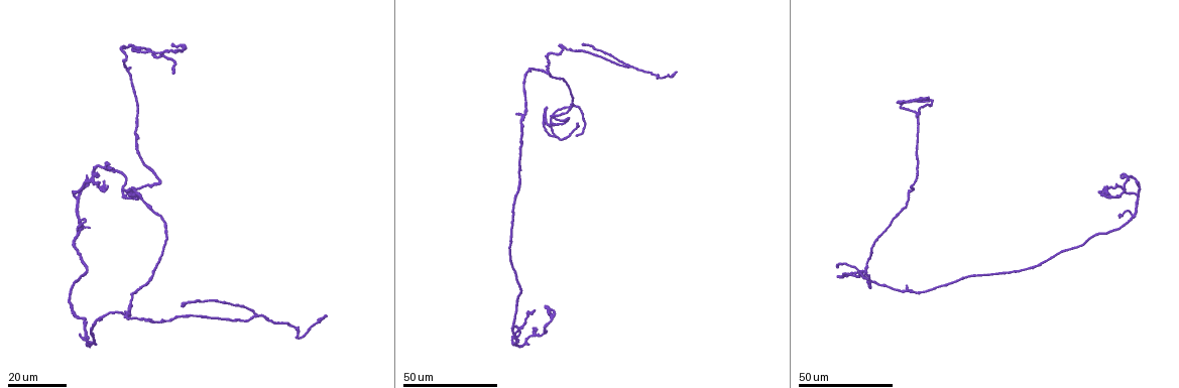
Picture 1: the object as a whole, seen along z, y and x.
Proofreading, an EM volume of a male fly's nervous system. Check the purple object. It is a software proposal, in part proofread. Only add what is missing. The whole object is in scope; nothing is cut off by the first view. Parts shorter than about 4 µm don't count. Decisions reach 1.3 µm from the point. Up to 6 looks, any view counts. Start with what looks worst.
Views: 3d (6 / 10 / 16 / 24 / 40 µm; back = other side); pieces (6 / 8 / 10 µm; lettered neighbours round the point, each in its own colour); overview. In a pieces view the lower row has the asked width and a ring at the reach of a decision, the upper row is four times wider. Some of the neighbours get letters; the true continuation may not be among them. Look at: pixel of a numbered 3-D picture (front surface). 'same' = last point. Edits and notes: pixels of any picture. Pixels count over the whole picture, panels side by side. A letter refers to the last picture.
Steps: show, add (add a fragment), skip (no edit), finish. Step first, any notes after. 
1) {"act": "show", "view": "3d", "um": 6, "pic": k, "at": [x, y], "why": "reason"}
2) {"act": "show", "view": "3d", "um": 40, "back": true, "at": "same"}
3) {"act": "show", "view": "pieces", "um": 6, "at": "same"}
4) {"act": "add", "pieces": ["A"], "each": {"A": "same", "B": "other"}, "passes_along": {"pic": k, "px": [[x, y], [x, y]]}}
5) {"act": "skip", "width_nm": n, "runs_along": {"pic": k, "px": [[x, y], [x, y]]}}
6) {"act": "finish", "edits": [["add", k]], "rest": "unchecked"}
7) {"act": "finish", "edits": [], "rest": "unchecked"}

{"act": "show", "view": "3d", "um": 24, "pic": 1, "at": [324, 316], "why": "an open end"}

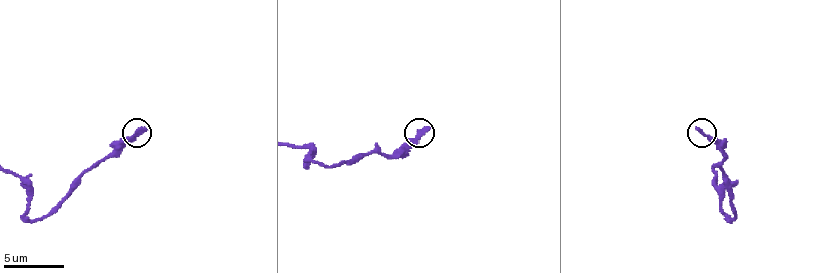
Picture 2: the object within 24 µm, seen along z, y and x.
{"act": "show", "view": "pieces", "um": 8, "pic": 2, "at": [426, 130], "why": "see the neighbours"}

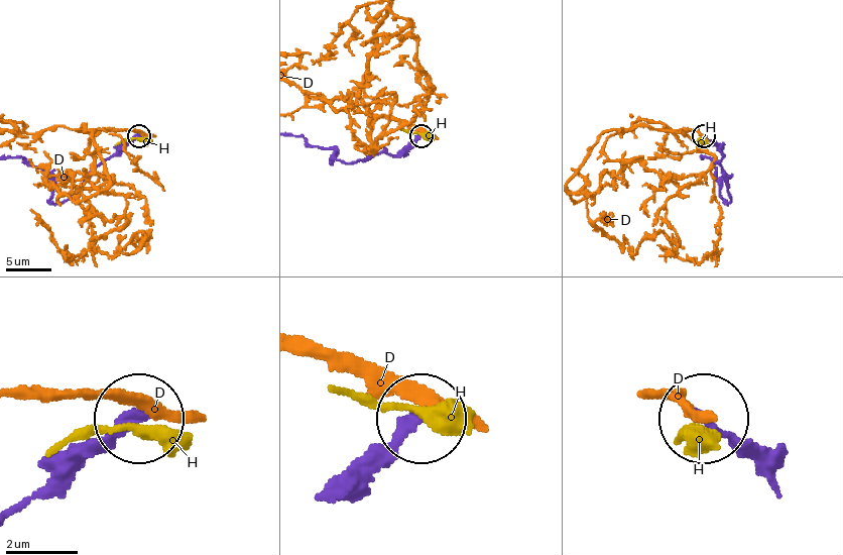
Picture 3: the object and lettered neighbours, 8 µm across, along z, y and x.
{"act": "skip", "width_nm": 250, "each": {"D": "other", "H": "other"}, "found": "no lettered fragment goes on from it"}

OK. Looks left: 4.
{"act": "show", "view": "3d", "um": 40, "pic": 1, "at": [77, 230], "why": "an open end"}

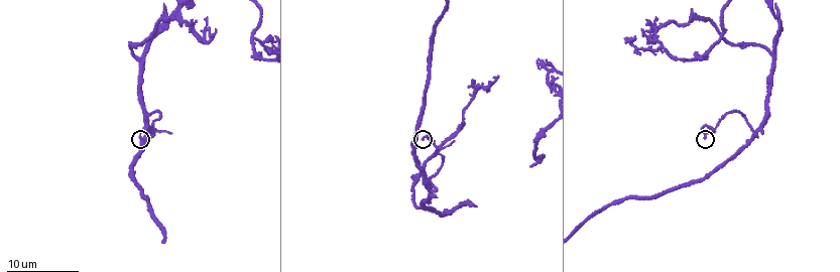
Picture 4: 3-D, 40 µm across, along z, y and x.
{"act": "show", "view": "pieces", "um": 6, "pic": 4, "at": [138, 137]}

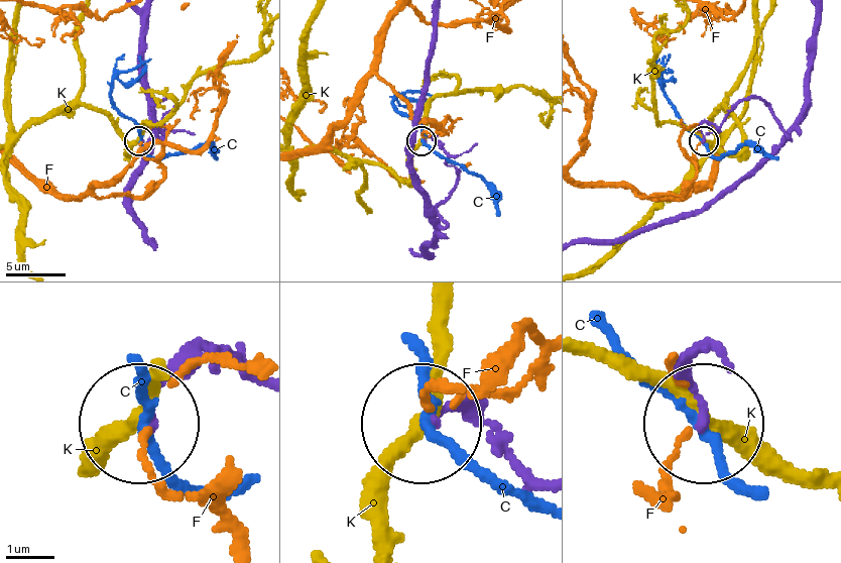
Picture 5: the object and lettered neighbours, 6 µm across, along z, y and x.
{"act": "skip", "each": {"C": "other", "F": "other", "K": "other"}, "runs_along": {"pic": 5, "px": [[728, 193], [783, 127], [751, 97], [702, 124], [704, 138]]}, "found": "no lettered fragment goes on from it"}

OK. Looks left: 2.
{"act": "show", "view": "pieces", "um": 10, "pic": 4, "at": [214, 31], "why": "long arm stops here"}

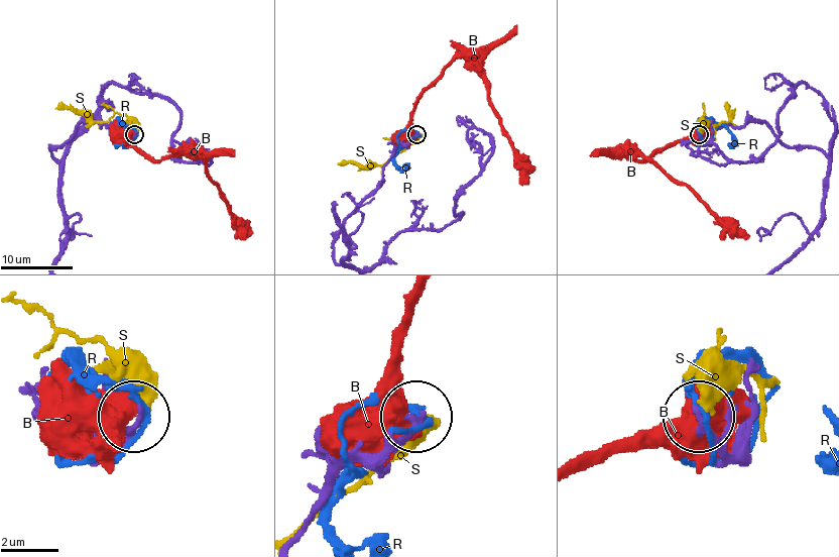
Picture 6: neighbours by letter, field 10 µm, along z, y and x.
{"act": "skip", "each": {"B": "other", "R": "other", "S": "other"}, "runs_along": {"pic": 6, "px": [[294, 536], [343, 470], [372, 461], [421, 422]]}, "found": "no lettered fragment goes on from it"}

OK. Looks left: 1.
{"act": "finish", "edits": [], "rest": "unchecked"}

